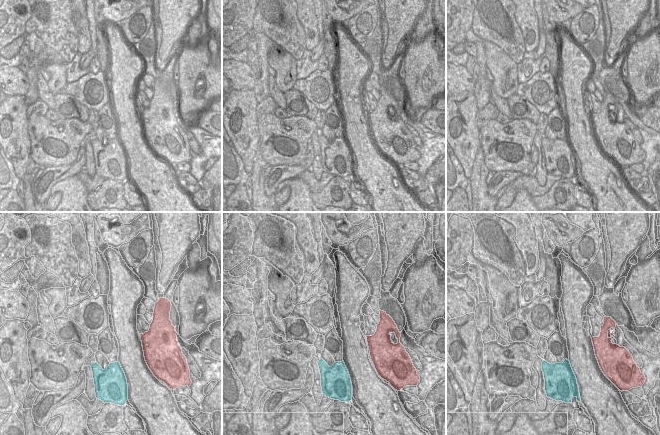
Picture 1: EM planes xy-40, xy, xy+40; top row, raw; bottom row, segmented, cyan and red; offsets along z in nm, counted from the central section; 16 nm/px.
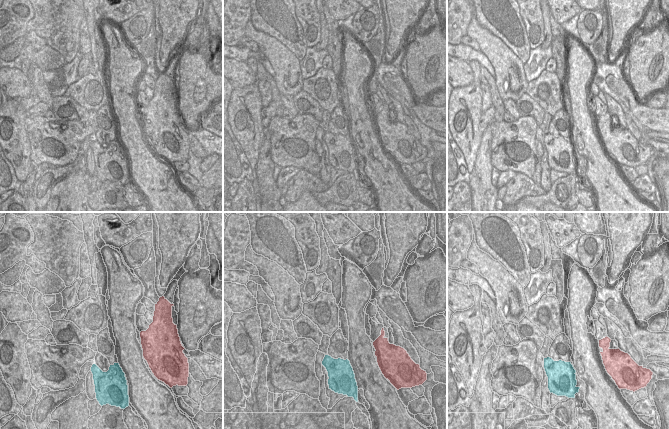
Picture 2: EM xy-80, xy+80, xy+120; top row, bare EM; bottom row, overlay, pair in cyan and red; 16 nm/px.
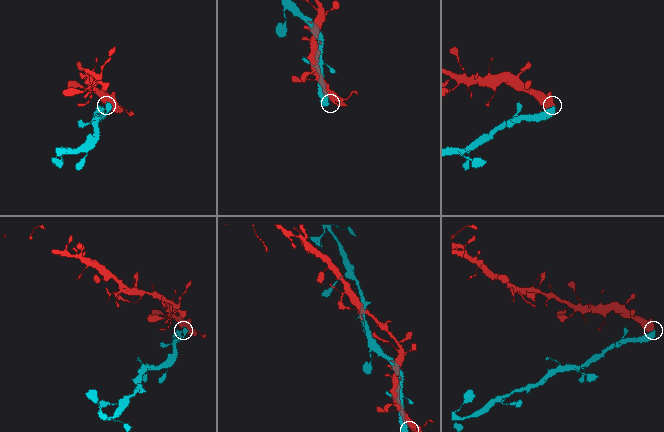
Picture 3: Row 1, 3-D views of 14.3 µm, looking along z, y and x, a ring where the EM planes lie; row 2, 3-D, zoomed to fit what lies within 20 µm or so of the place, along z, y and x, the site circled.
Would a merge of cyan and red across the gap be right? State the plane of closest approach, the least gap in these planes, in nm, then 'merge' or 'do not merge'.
xy-40 | 400 nm | do not merge

